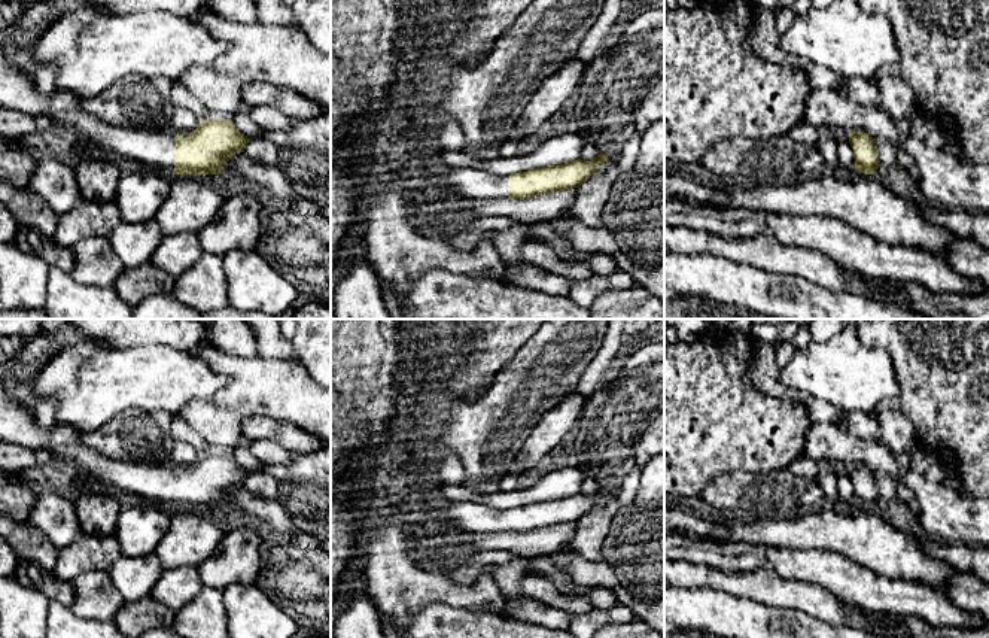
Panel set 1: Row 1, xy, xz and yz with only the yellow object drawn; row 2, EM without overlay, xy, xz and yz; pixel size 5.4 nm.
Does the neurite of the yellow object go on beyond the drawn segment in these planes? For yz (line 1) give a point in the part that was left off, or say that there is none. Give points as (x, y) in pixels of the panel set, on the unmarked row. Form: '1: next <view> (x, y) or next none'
1: next none

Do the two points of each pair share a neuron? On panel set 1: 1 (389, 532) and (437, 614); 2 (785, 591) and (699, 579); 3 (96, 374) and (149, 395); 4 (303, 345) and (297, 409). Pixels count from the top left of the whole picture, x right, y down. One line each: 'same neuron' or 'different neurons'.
1: different neurons
2: same neuron
3: same neuron
4: different neurons

